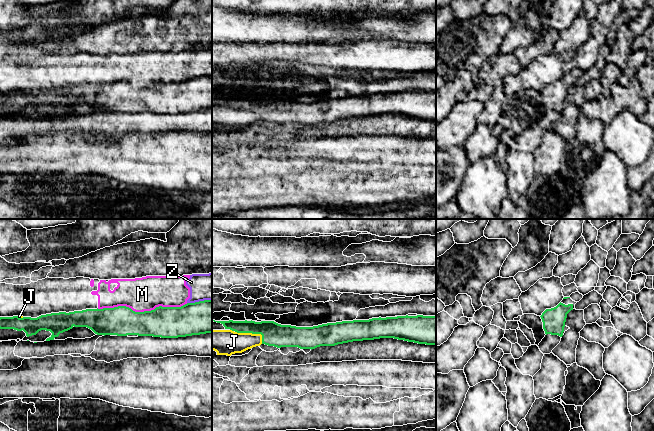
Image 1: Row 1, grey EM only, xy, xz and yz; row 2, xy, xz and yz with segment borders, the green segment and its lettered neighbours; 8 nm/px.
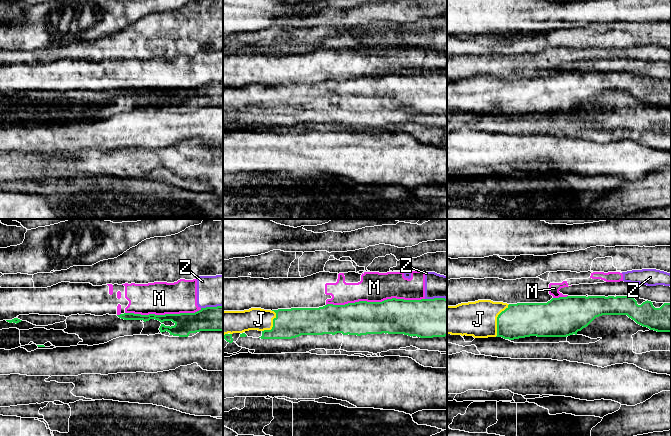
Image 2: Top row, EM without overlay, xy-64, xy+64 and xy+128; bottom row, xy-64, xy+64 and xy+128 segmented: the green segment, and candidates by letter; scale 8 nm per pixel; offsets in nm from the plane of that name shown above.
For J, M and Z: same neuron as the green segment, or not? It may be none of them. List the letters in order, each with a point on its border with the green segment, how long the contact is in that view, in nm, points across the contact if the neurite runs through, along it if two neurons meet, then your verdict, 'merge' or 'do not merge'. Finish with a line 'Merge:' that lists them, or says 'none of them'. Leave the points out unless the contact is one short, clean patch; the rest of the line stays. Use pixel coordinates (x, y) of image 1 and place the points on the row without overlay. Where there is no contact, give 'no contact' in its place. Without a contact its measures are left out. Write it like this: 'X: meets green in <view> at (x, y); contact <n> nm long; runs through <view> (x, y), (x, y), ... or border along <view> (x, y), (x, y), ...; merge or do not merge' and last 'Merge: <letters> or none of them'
J: meets green in xz at (252, 109); contact 240 nm long; merge
M: meets green in xy at (142, 88); contact 750 nm long; do not merge
Z: meets green in xy at (199, 77); contact 200 nm long; do not merge
Merge: J

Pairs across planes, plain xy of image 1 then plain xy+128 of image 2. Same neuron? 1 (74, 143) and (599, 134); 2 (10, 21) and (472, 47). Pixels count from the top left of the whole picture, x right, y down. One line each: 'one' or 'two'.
1: two
2: two

